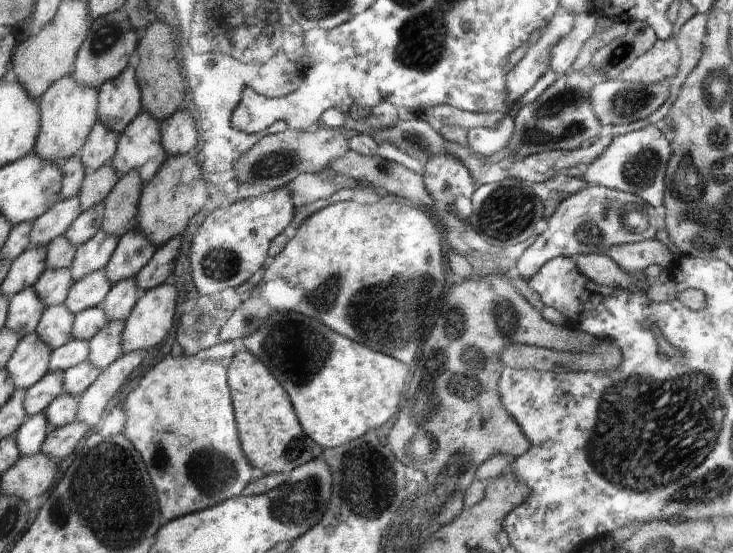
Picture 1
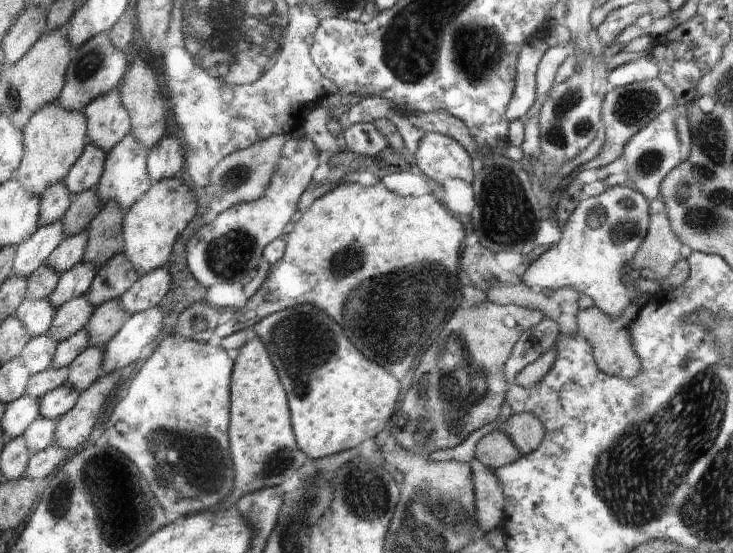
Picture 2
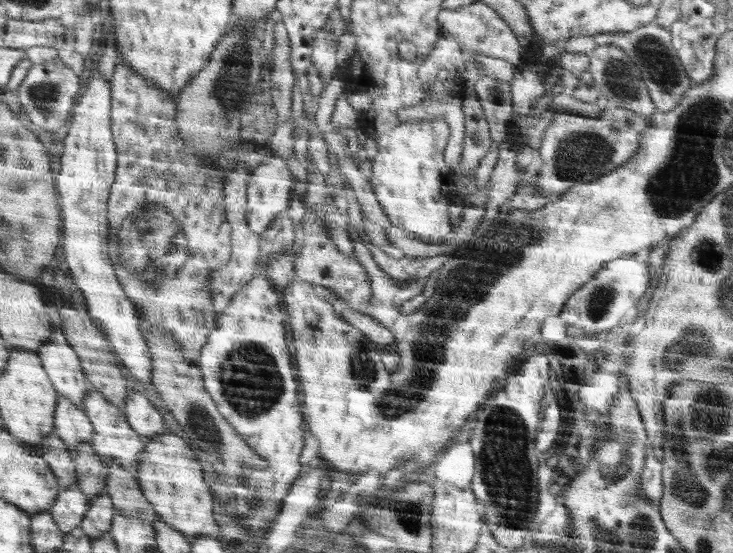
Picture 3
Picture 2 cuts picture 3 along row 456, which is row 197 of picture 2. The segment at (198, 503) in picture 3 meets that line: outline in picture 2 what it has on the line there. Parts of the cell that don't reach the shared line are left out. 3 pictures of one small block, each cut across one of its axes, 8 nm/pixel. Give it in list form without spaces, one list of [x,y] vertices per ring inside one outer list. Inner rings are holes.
[[[182,174],[164,177],[154,181],[150,190],[126,212],[124,219],[124,256],[132,263],[139,276],[168,264],[172,252],[172,244],[176,242],[176,234],[186,228],[186,224],[196,214],[196,198],[182,180]]]

